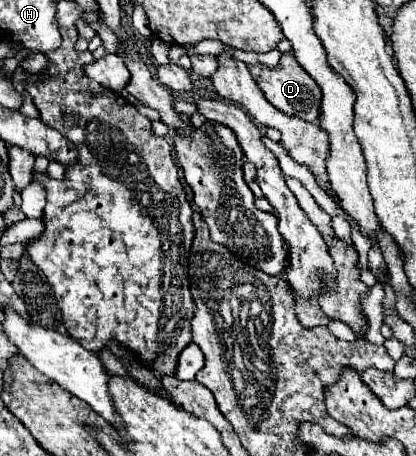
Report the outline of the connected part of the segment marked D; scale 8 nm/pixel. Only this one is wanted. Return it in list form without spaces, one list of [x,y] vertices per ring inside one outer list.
[[[283,55],[277,67],[261,67],[255,73],[255,67],[249,65],[249,71],[253,75],[253,79],[257,81],[257,85],[261,87],[261,91],[265,93],[267,101],[271,105],[275,105],[279,111],[293,115],[293,117],[301,117],[305,121],[317,121],[321,115],[321,89],[319,85],[309,77],[309,73],[305,73],[305,69],[295,61],[293,55]]]

